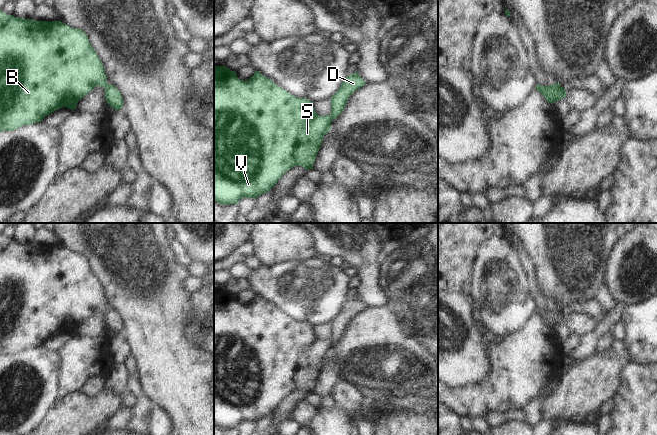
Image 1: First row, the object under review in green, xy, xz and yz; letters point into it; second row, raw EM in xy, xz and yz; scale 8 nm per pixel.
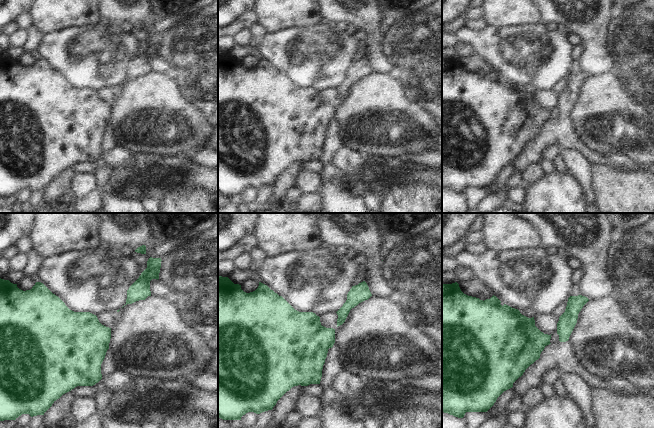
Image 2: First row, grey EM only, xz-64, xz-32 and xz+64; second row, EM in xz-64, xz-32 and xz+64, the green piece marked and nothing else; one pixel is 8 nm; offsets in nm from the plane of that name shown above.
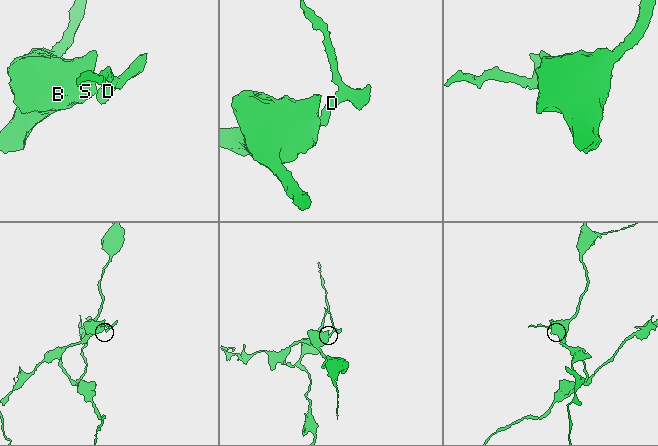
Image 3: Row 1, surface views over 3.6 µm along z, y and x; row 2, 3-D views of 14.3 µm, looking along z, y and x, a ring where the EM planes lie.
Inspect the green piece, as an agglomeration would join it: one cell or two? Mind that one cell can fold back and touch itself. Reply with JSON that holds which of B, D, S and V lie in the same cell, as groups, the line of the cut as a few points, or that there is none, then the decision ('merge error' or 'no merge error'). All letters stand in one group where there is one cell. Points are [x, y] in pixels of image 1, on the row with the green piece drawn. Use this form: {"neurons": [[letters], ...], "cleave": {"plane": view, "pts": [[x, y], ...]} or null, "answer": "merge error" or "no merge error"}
{"neurons": [["B", "S", "V"], ["D"]], "cleave": {"plane": "xz", "pts": [[330, 114], [332, 119]]}, "answer": "merge error"}

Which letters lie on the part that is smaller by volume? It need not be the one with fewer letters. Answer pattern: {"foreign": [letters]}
{"foreign": ["D"]}

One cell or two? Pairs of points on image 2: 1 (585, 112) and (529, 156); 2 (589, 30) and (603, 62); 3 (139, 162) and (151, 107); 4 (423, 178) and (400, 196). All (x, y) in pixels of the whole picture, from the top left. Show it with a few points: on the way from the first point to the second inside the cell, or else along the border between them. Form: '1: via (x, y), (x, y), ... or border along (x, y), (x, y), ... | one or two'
1: border along (568, 116), (574, 133), (583, 142) | two
2: via (594, 38), (595, 54) | one
3: border along (132, 153), (157, 153), (164, 155) | two
4: border along (392, 185), (426, 184), (431, 187) | two

